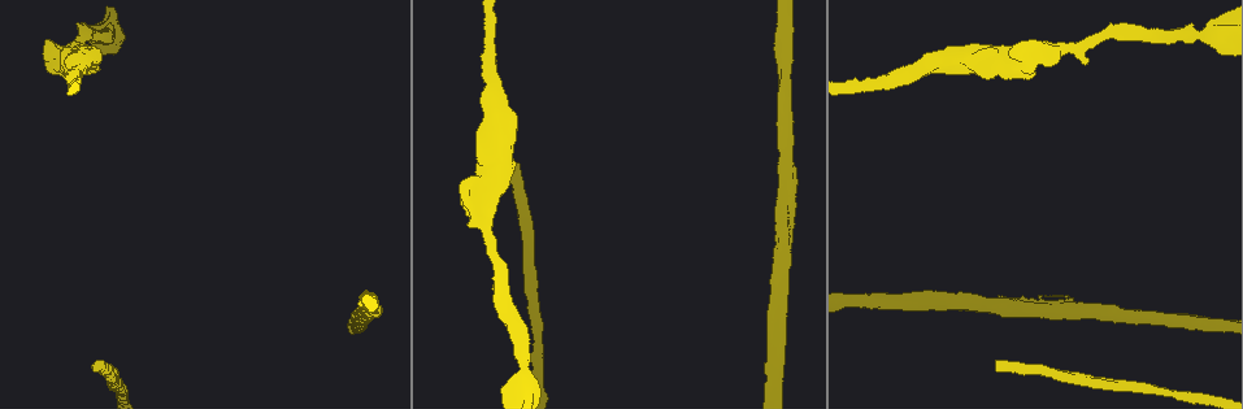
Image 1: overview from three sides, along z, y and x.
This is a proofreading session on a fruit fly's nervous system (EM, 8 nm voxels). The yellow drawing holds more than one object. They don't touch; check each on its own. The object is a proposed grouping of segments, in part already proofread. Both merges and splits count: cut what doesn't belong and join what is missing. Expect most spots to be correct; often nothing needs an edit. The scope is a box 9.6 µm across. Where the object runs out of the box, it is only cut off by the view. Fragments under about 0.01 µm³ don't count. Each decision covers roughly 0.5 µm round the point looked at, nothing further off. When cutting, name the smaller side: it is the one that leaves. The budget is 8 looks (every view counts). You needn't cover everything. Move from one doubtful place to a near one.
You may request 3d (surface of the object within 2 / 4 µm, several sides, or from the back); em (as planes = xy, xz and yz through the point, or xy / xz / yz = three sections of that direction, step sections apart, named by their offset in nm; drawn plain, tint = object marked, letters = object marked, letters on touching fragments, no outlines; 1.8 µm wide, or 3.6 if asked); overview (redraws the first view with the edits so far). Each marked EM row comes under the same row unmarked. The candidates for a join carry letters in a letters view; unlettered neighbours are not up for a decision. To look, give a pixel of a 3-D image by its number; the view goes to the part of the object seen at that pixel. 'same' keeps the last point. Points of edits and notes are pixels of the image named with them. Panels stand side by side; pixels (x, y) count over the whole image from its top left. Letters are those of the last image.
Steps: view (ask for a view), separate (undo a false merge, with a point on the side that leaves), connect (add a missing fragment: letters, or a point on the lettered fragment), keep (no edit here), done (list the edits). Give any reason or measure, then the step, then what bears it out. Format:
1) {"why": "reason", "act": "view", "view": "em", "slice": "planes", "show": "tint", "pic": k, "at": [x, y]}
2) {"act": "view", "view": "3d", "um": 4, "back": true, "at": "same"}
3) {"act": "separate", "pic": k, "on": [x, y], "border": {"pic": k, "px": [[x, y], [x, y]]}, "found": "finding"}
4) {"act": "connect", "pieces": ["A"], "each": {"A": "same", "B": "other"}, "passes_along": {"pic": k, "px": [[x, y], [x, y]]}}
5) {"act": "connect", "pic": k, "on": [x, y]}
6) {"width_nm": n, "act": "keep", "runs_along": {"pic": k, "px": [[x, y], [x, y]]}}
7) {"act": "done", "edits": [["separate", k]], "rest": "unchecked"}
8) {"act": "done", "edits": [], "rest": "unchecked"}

{"why": "branch stops here", "act": "view", "view": "em", "um": 3.6, "slice": "planes", "show": "letters", "pic": 1, "at": [518, 165]}

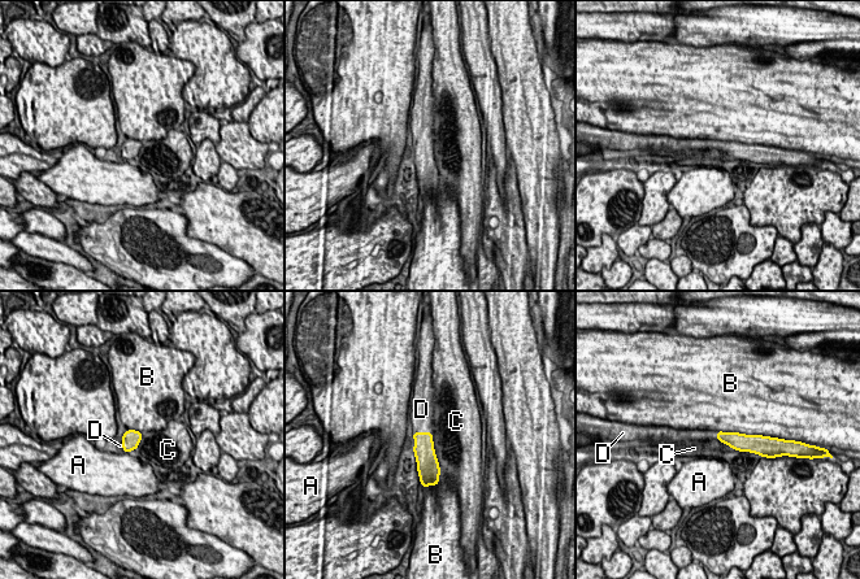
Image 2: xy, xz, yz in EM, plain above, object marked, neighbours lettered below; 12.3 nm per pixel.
{"act": "connect", "pieces": ["D"], "each": {"A": "other", "B": "other", "C": "other", "D": "same"}, "passes_along": {"pic": 2, "px": [[424, 449], [422, 432], [421, 413]]}, "found": "it goes on there"}

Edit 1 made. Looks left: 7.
{"act": "view", "view": "3d", "um": 4, "pic": 1, "at": [49, 42]}

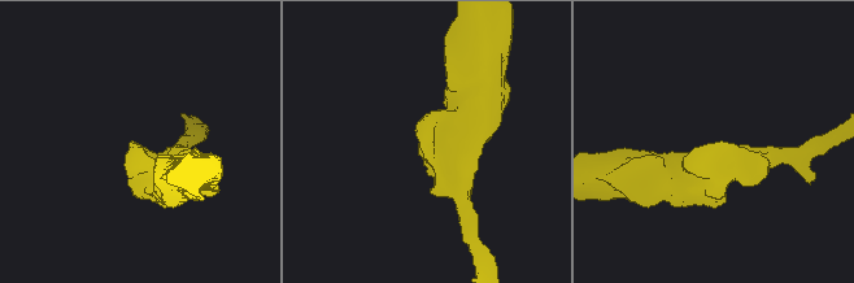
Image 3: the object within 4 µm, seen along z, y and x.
{"act": "view", "view": "em", "slice": "planes", "show": "letters", "pic": 3, "at": [422, 135]}

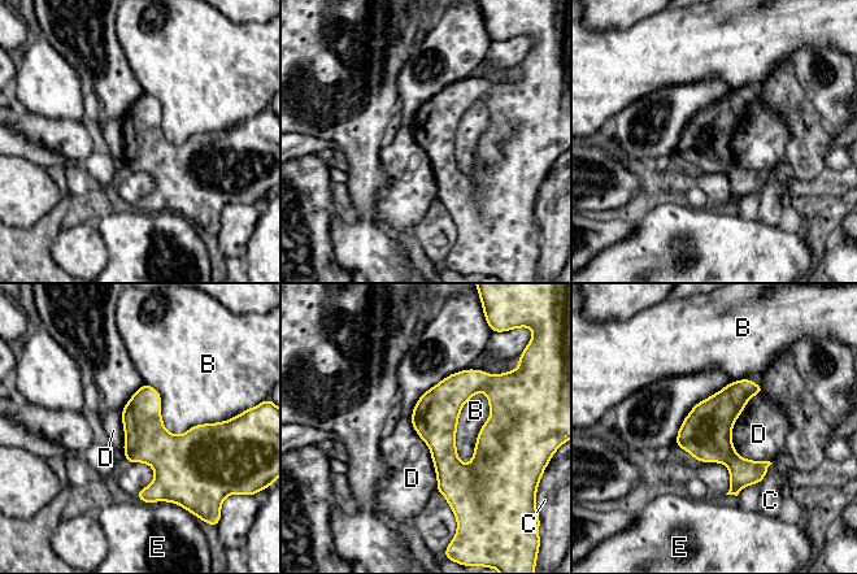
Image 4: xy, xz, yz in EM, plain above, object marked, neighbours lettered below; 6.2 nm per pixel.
{"act": "keep", "each": {"B": "other", "C": "other", "D": "other", "E": "other"}, "border": {"pic": 4, "px": [[764, 391], [731, 443], [771, 462]]}, "found": "none of them fits"}

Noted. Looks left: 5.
{"why": "calibre changes", "act": "view", "view": "em", "slice": "planes", "show": "letters", "pic": 1, "at": [492, 69]}

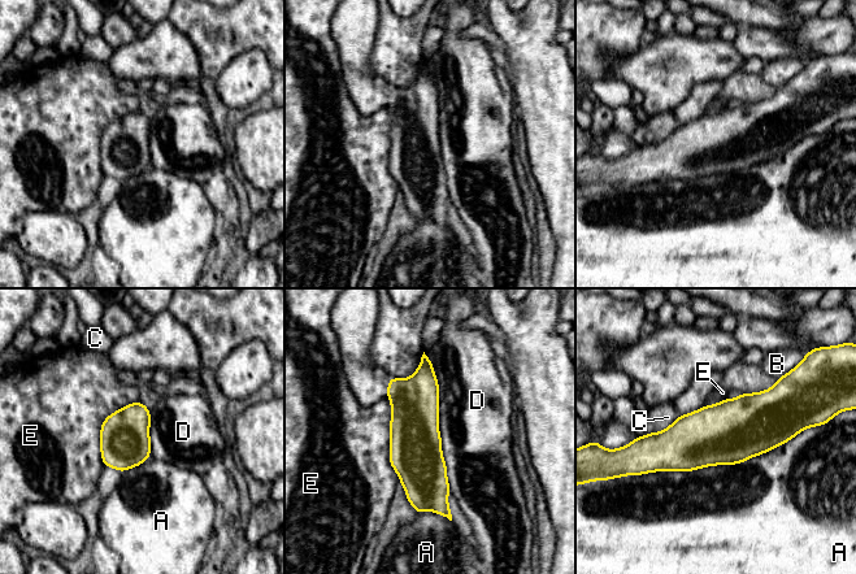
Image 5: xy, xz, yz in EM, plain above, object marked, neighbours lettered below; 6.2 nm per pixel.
{"width_nm": 320, "act": "keep", "each": {"A": "other", "B": "other", "C": "other", "D": "other", "E": "other"}, "border": {"pic": 5, "px": [[431, 361], [451, 491]]}, "found": "all the same cell"}

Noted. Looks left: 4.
{"act": "done", "edits": [["connect", 2]], "rest": "unchecked"}

